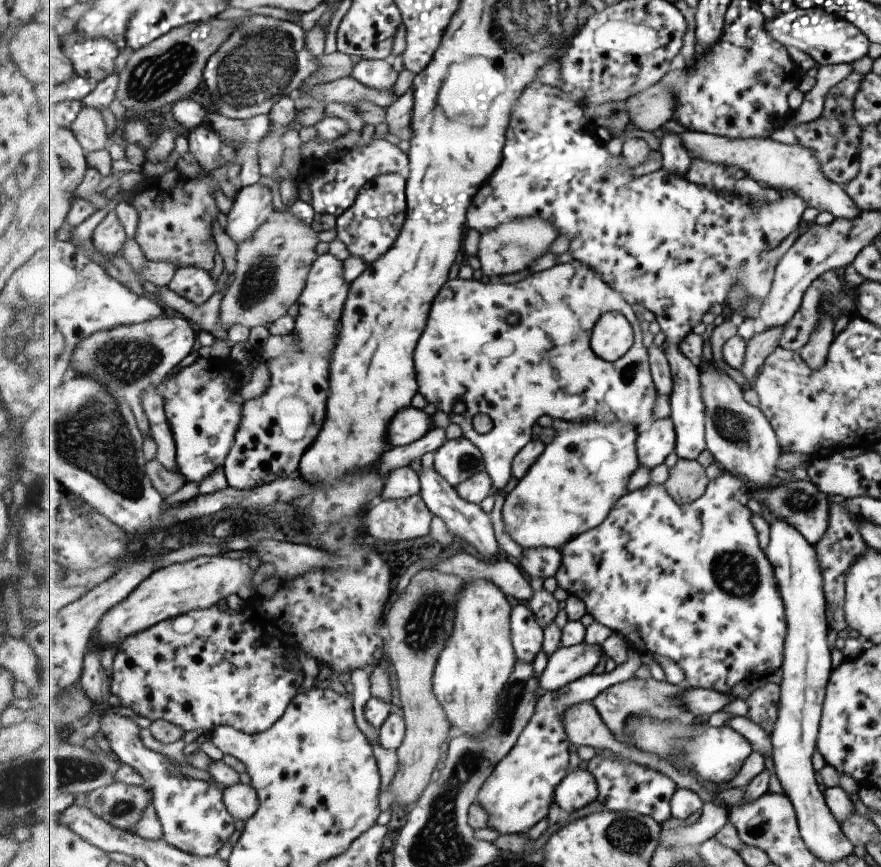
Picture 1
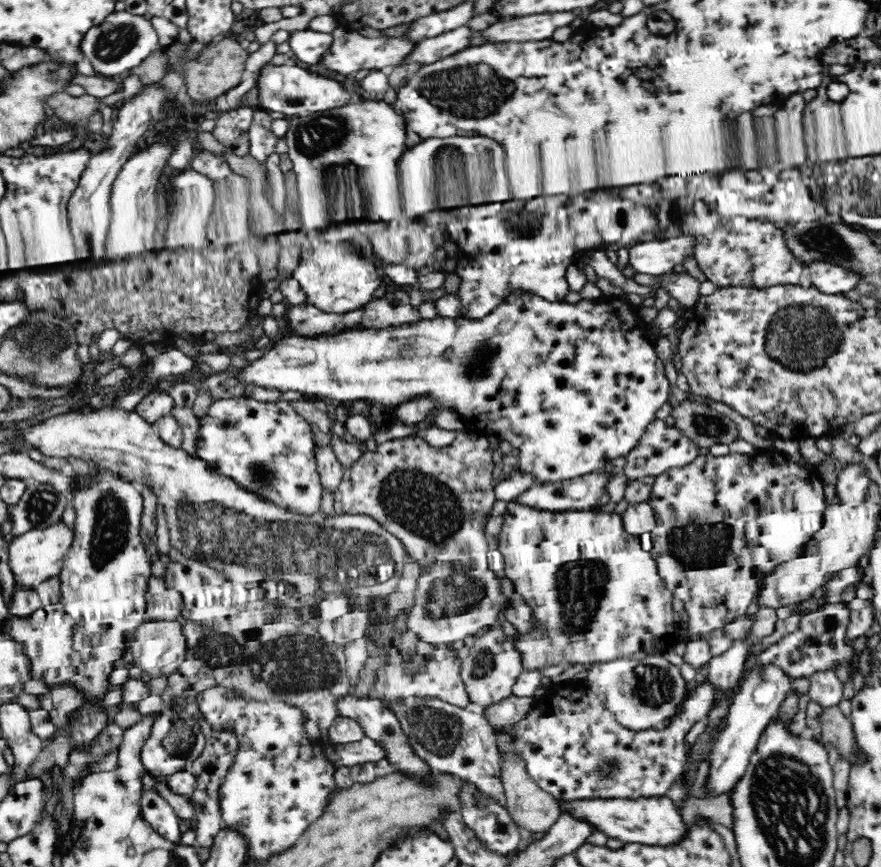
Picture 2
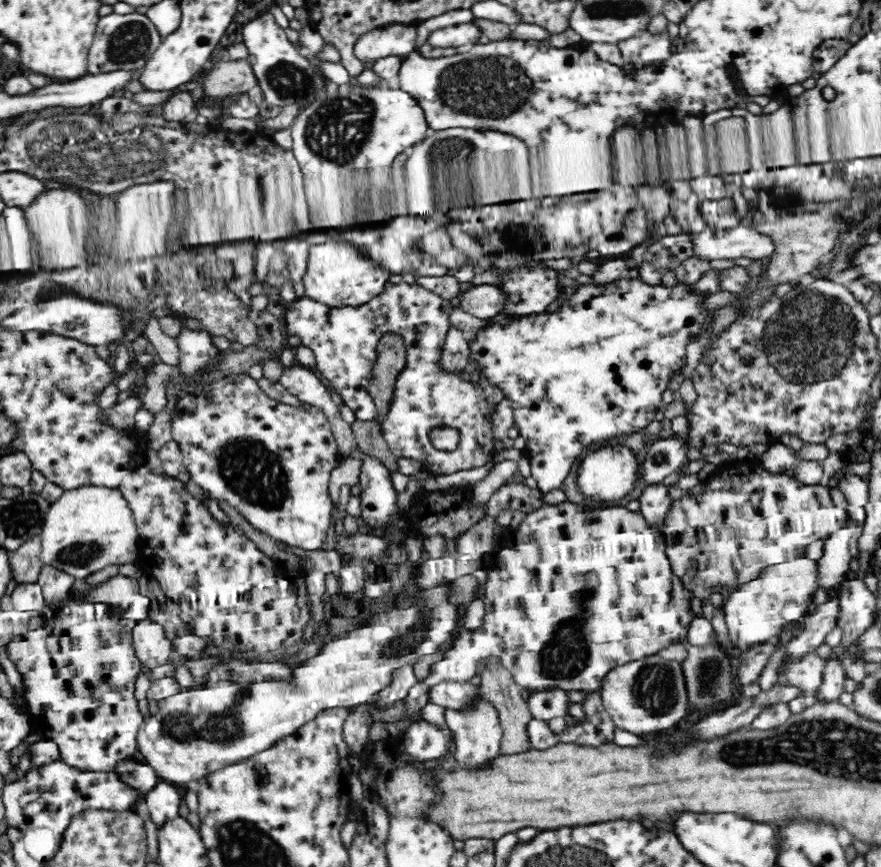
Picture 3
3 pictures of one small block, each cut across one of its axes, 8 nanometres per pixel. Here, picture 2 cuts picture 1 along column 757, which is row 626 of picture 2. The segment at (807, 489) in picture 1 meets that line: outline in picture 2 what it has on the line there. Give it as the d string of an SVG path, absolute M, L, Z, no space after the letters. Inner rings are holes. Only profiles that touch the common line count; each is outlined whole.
M495 626L476 636L467 658L461 659L460 678L468 693L470 708L486 714L492 706L507 701L513 694L513 686L524 671L520 665L520 653L512 648L510 635L504 633L501 626Z

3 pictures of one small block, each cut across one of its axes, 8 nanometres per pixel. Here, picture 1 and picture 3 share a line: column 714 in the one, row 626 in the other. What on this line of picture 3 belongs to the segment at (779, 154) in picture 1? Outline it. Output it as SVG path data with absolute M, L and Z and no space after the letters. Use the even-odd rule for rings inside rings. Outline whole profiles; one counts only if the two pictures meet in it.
M148 618L138 621L133 628L135 655L142 661L144 670L151 670L169 662L173 645L166 637L162 625Z

